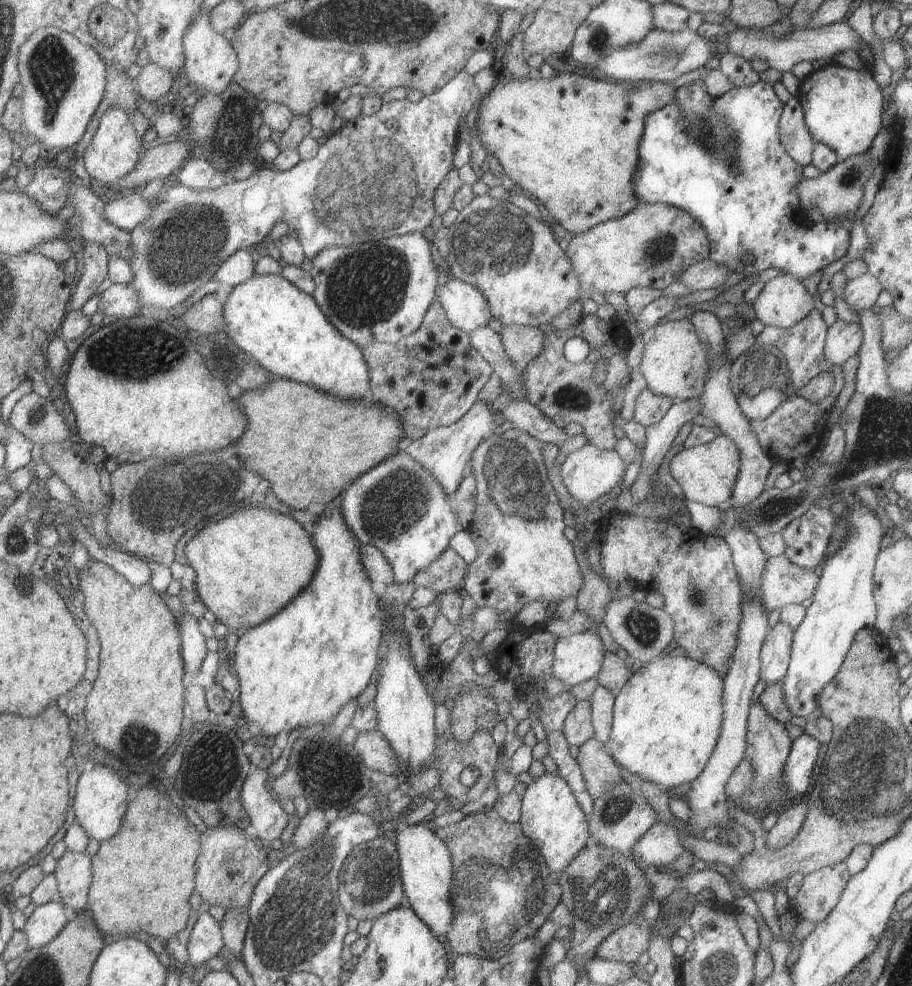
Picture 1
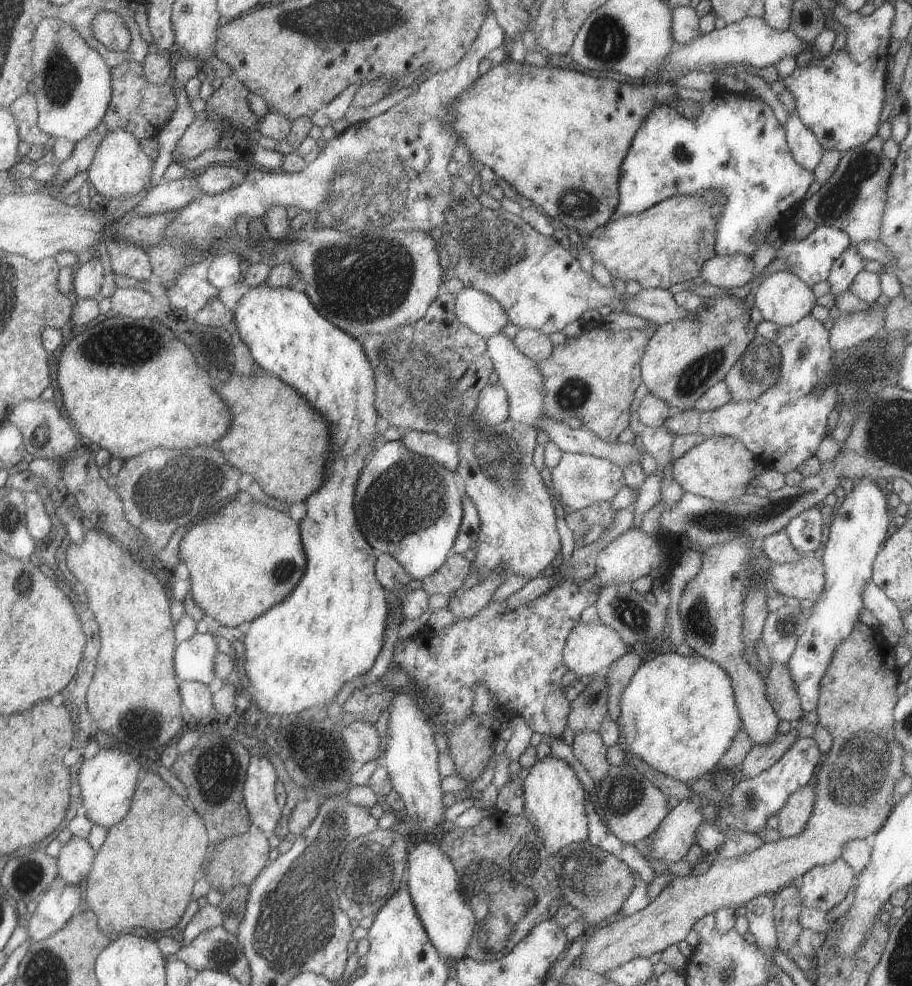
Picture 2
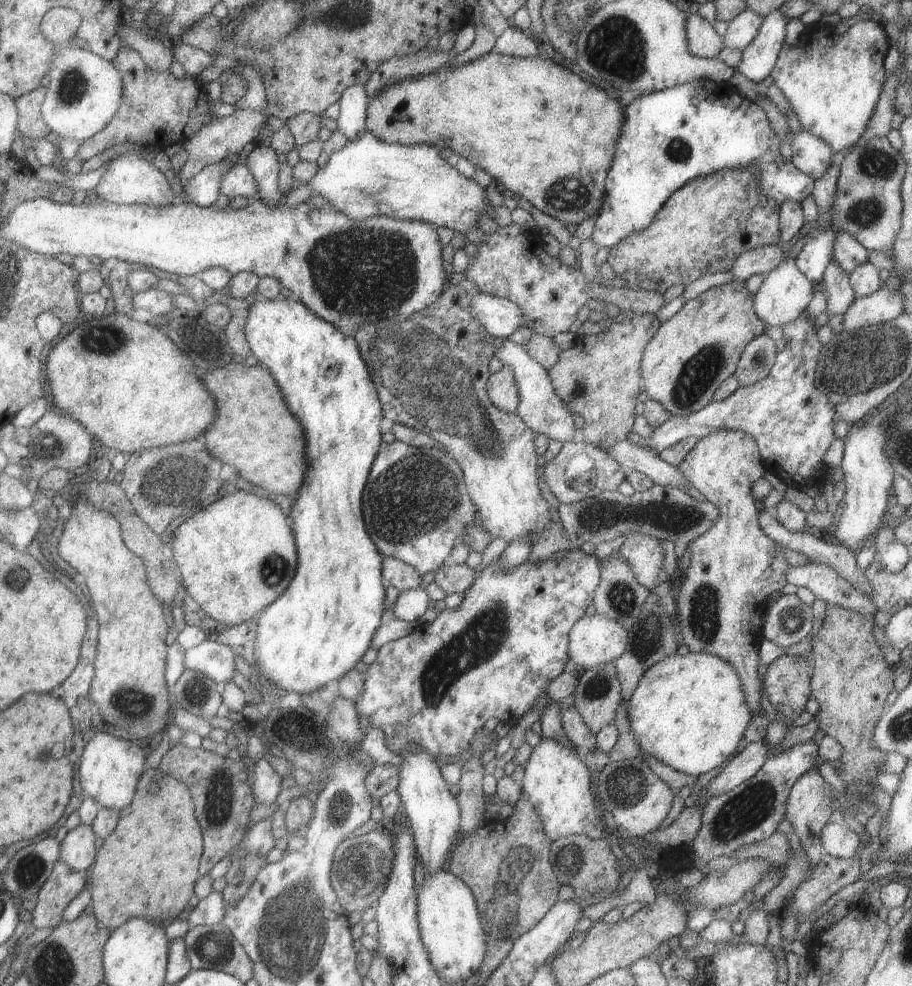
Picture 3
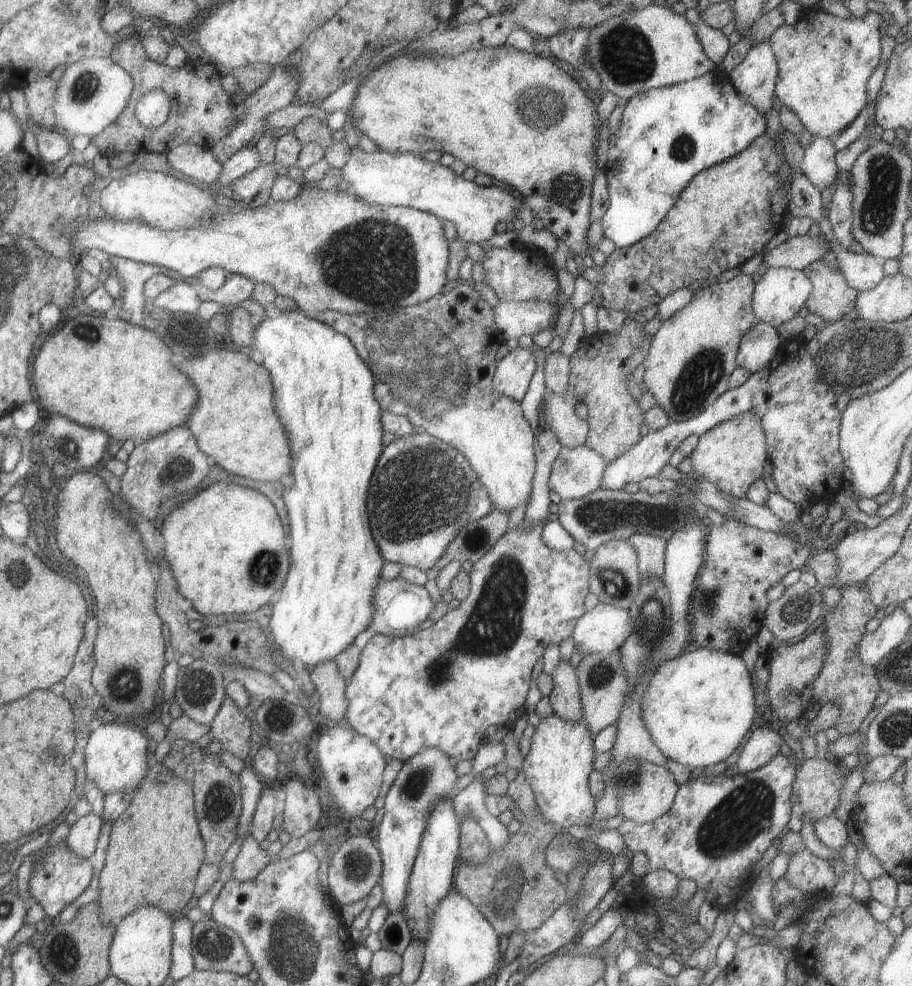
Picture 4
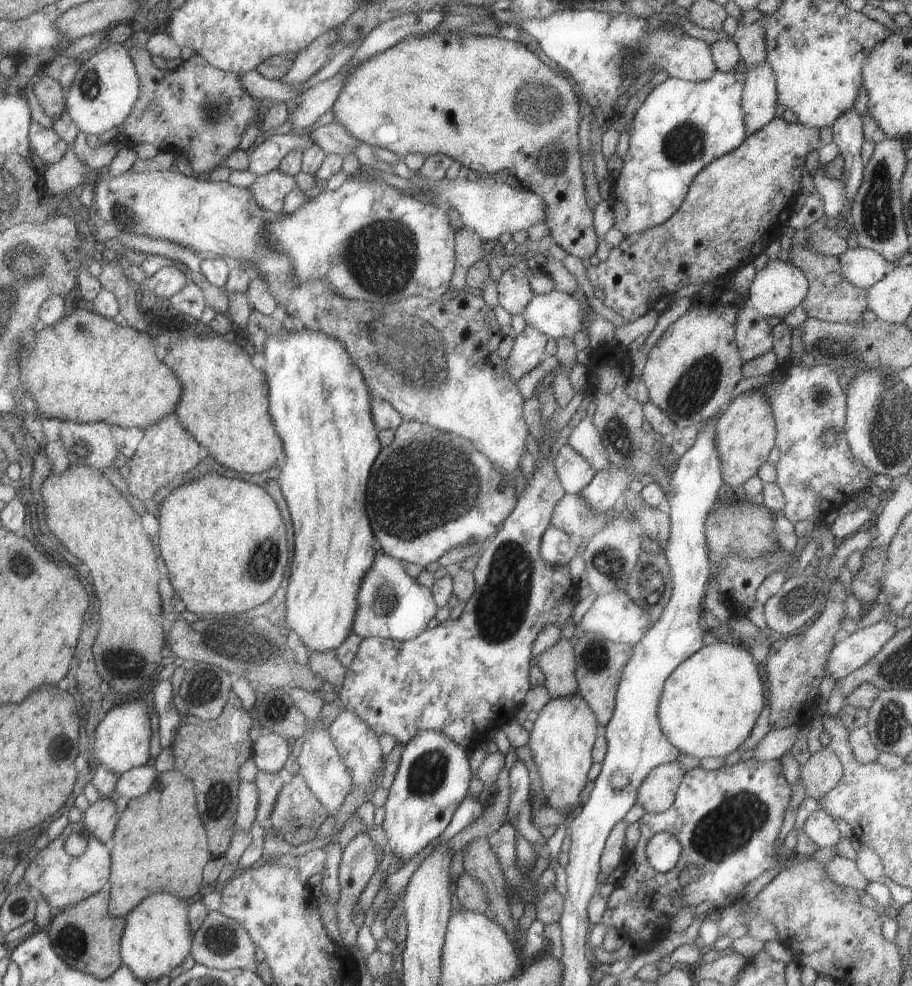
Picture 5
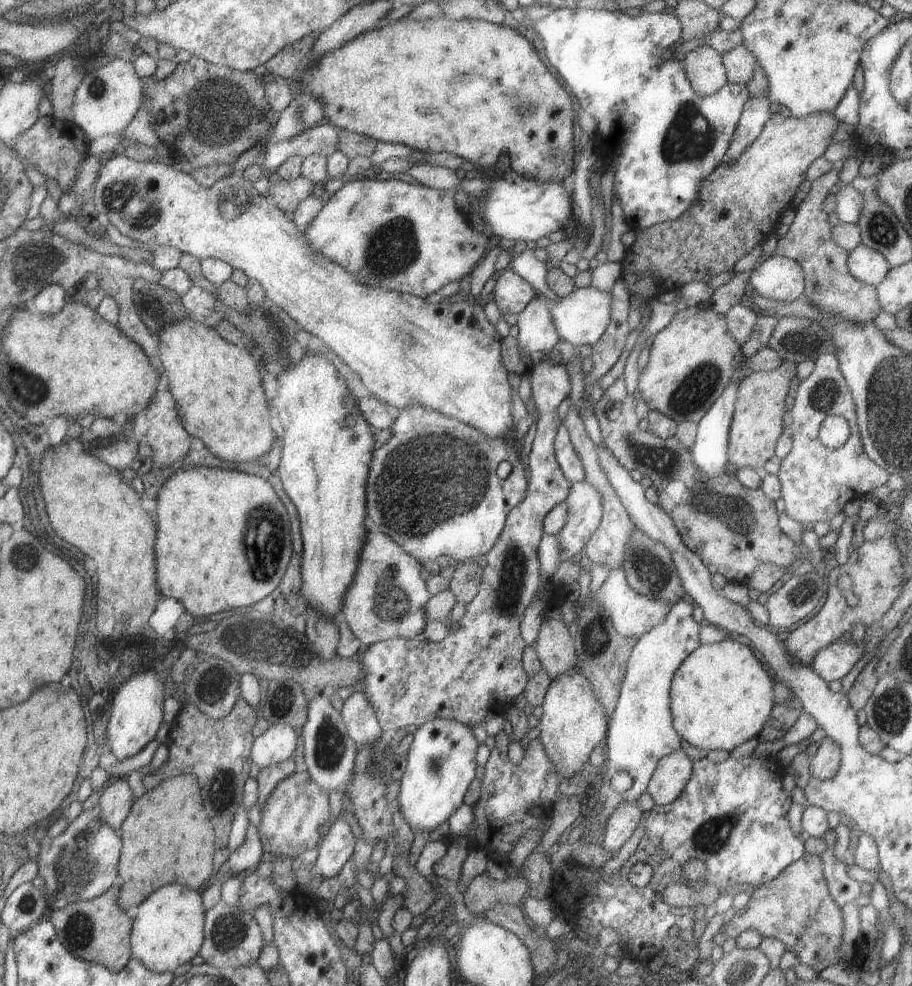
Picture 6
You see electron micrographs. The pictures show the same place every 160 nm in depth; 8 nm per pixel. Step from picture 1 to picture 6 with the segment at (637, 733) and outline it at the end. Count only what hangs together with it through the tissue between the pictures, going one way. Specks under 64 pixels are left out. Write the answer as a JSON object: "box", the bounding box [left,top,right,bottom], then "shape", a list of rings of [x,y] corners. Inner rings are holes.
{"box":[670,639,775,751],"shape":[[[723,639],[719,642],[700,644],[693,652],[689,653],[689,656],[677,667],[677,670],[673,673],[671,682],[670,682],[670,711],[672,714],[672,725],[675,729],[675,732],[682,738],[686,740],[689,744],[697,748],[702,748],[707,751],[710,750],[720,750],[720,751],[731,751],[736,746],[739,746],[745,740],[749,738],[759,738],[759,734],[767,724],[767,720],[770,715],[770,710],[775,704],[775,698],[773,696],[773,684],[775,678],[771,678],[763,666],[761,666],[760,658],[755,653],[755,651],[748,646],[745,646],[737,641],[730,639]]]}

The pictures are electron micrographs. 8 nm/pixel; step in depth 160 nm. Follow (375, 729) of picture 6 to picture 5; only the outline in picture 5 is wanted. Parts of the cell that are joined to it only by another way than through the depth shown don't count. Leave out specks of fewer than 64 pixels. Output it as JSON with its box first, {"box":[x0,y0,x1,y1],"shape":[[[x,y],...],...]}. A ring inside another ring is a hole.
{"box":[328,708,381,791],"shape":[[[345,708],[340,709],[338,715],[328,726],[328,733],[349,771],[352,784],[365,788],[373,787],[375,791],[378,786],[374,784],[374,778],[379,772],[379,766],[381,766],[378,734],[364,720],[361,720],[356,712]]]}

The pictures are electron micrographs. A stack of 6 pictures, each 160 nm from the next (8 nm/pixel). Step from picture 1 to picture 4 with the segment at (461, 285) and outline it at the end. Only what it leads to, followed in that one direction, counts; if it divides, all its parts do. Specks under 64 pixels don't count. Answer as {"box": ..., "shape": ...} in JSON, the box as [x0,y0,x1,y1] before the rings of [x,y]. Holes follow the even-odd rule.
{"box":[493,300,555,340],"shape":[[[499,300],[493,308],[493,322],[501,332],[503,340],[519,338],[548,330],[553,324],[555,308],[543,300],[514,302]]]}

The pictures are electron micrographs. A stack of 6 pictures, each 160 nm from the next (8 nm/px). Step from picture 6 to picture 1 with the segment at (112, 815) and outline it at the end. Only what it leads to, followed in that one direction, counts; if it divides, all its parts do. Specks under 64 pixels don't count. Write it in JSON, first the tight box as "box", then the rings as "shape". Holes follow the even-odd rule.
{"box":[56,852,94,915],"shape":[[[69,852],[57,861],[56,882],[63,904],[72,915],[90,906],[90,890],[94,882],[92,857],[88,853]]]}

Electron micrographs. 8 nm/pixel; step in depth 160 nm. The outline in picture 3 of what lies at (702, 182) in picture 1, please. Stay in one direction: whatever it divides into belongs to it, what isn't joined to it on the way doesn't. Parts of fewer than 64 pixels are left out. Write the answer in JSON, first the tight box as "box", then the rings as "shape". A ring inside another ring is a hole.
{"box":[589,79,836,284],"shape":[[[697,79],[660,91],[653,91],[645,94],[641,93],[629,104],[622,108],[622,115],[623,120],[620,126],[620,131],[618,132],[618,137],[616,138],[616,143],[614,144],[613,158],[611,159],[611,164],[609,165],[604,180],[604,197],[602,198],[602,204],[599,208],[598,217],[594,222],[592,233],[589,236],[589,238],[593,240],[593,243],[596,244],[598,248],[601,248],[602,246],[612,247],[620,240],[623,240],[626,236],[629,236],[629,234],[641,232],[645,226],[647,226],[653,220],[654,214],[663,206],[663,203],[667,200],[667,197],[669,197],[670,194],[673,194],[673,192],[675,192],[675,190],[678,188],[681,188],[681,185],[689,182],[692,178],[707,176],[709,173],[724,168],[739,168],[754,164],[754,167],[758,168],[758,177],[760,178],[759,182],[761,190],[768,197],[775,200],[778,205],[785,199],[794,200],[795,202],[799,203],[808,194],[810,194],[812,188],[814,187],[814,180],[810,176],[807,176],[800,170],[797,170],[791,161],[784,162],[781,154],[779,153],[779,145],[781,141],[775,137],[762,107],[757,105],[755,101],[744,99],[743,95],[739,95],[737,91],[733,92],[733,90],[731,90],[727,84],[724,84],[724,82],[714,83],[713,81],[707,79]],[[810,229],[804,247],[796,257],[796,267],[813,284],[822,280],[822,274],[832,256],[836,230]]]}

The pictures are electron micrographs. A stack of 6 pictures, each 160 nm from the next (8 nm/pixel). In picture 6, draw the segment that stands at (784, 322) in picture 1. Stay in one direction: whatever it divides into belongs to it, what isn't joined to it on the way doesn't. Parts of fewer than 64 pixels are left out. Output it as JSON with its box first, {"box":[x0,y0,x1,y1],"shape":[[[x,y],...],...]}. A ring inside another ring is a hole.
{"box":[749,255,804,301],"shape":[[[771,255],[749,274],[753,291],[776,300],[792,301],[804,292],[804,272],[796,260]]]}

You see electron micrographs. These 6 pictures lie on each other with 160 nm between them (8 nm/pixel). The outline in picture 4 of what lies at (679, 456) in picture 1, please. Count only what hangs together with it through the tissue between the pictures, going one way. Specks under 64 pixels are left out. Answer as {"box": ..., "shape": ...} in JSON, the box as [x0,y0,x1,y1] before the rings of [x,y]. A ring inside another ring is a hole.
{"box":[689,412,813,656],"shape":[[[743,412],[698,437],[697,445],[689,456],[691,473],[697,474],[697,479],[717,486],[717,490],[731,494],[733,498],[745,498],[749,486],[762,476],[763,463],[768,459],[765,448],[759,418],[753,416],[753,412]],[[723,516],[721,526],[708,524],[705,534],[704,560],[693,582],[693,594],[689,606],[690,638],[699,648],[721,650],[740,656],[748,642],[756,638],[757,632],[761,630],[765,610],[769,604],[766,598],[768,588],[781,582],[788,572],[795,569],[804,570],[805,562],[809,560],[809,556],[812,556],[813,551],[803,546],[801,540],[795,542],[792,536],[787,538],[781,534],[761,531],[727,516]]]}

